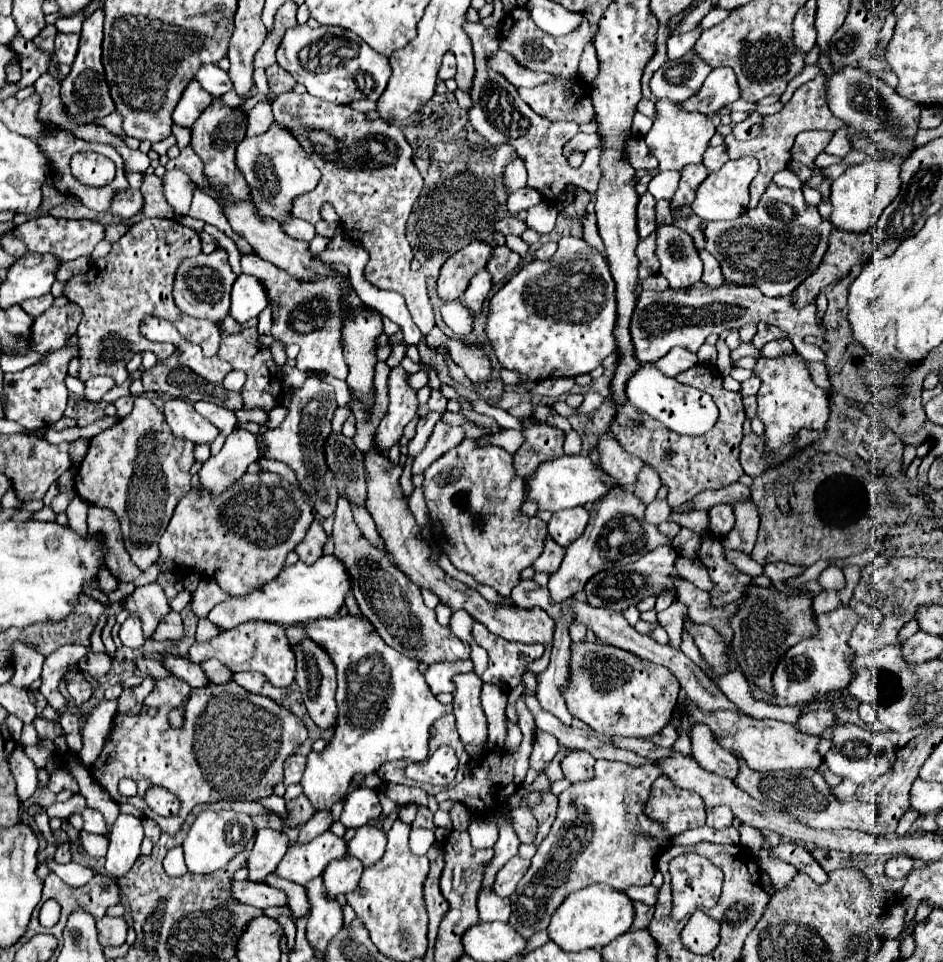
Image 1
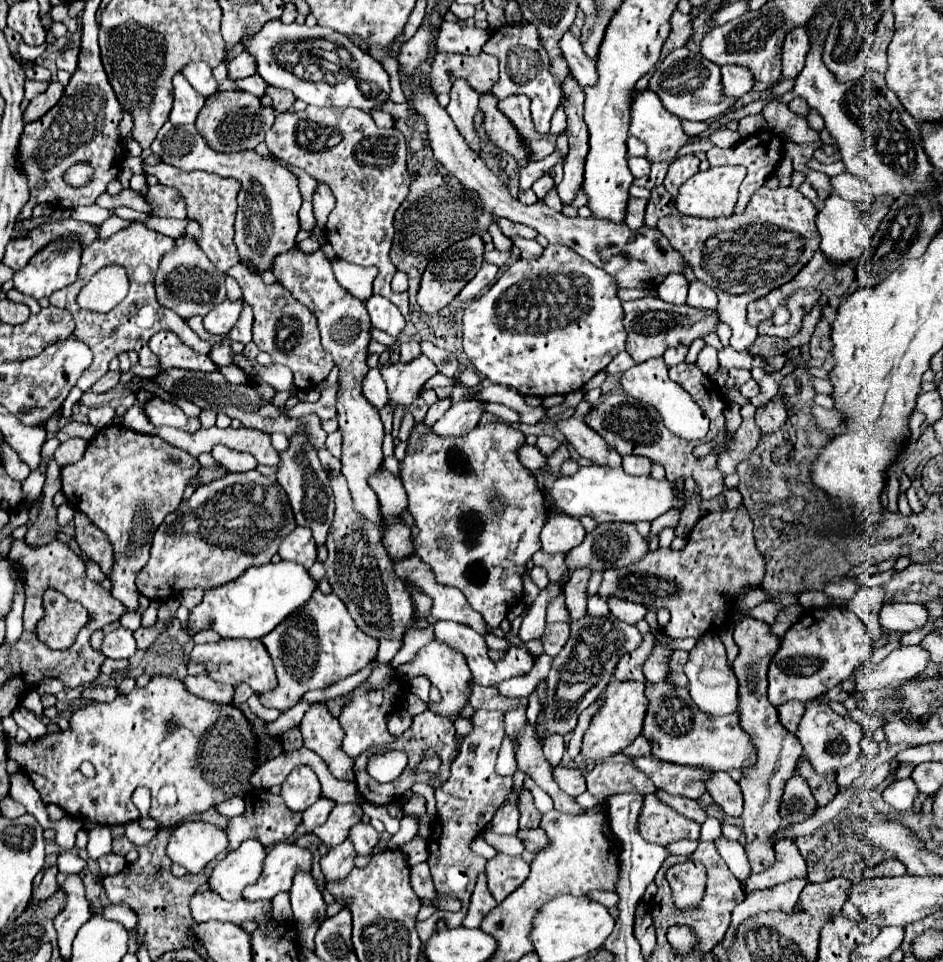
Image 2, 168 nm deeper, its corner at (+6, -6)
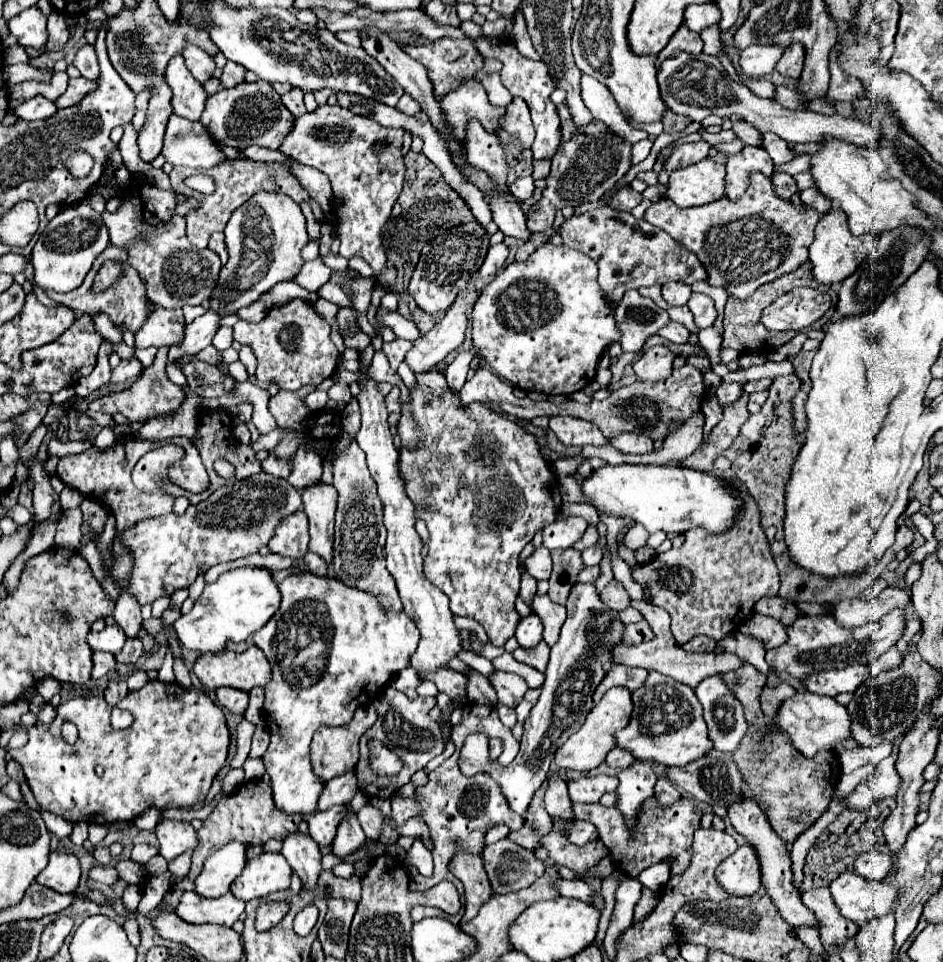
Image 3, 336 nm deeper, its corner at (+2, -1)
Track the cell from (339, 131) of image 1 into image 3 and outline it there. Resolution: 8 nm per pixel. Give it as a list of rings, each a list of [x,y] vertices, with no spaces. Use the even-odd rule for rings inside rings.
[[[338,105],[318,107],[314,113],[306,113],[294,121],[294,129],[284,139],[280,151],[302,165],[310,165],[322,171],[334,191],[334,215],[336,215],[336,237],[340,239],[340,255],[350,259],[352,255],[362,257],[380,275],[386,263],[382,249],[380,229],[390,217],[392,205],[396,203],[406,165],[402,159],[402,129],[382,127],[372,119],[344,111]]]

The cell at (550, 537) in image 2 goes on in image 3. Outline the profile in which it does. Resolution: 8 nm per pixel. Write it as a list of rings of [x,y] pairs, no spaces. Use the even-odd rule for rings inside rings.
[[[566,517],[556,523],[544,527],[544,547],[552,549],[568,549],[572,547],[586,531],[588,523],[582,517]]]

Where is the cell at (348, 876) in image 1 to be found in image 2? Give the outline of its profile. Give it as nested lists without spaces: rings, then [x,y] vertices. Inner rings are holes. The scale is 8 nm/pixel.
[[[350,840],[330,848],[330,852],[326,856],[320,858],[320,866],[322,866],[322,874],[328,882],[342,882],[354,868],[354,846],[350,844]]]

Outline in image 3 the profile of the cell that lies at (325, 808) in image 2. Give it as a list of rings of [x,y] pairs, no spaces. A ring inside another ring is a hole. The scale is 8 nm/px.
[[[356,767],[340,777],[334,777],[324,785],[324,791],[318,801],[318,809],[326,811],[334,805],[346,805],[352,801],[354,793],[358,791],[358,781],[356,781]]]

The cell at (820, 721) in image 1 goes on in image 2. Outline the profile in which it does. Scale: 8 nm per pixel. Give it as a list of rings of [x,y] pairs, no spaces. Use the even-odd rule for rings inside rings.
[[[786,702],[782,706],[778,706],[778,714],[780,714],[780,722],[786,730],[790,730],[792,734],[798,732],[798,724],[804,712],[804,704],[802,702]]]

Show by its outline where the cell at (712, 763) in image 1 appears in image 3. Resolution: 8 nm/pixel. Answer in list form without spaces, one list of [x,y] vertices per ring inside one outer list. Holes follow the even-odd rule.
[[[744,797],[742,803],[734,803],[734,807],[728,809],[728,819],[732,821],[734,829],[746,839],[746,843],[750,843],[750,847],[754,847],[754,851],[758,851],[758,863],[760,863],[760,879],[762,885],[766,887],[768,897],[772,899],[778,915],[792,927],[792,929],[800,929],[800,927],[816,927],[818,929],[818,919],[814,917],[814,913],[810,913],[794,883],[792,883],[792,859],[790,859],[790,851],[786,849],[786,845],[782,843],[782,839],[778,839],[778,835],[774,835],[766,815],[762,813],[762,809],[758,807],[758,803],[754,803],[752,797]]]

